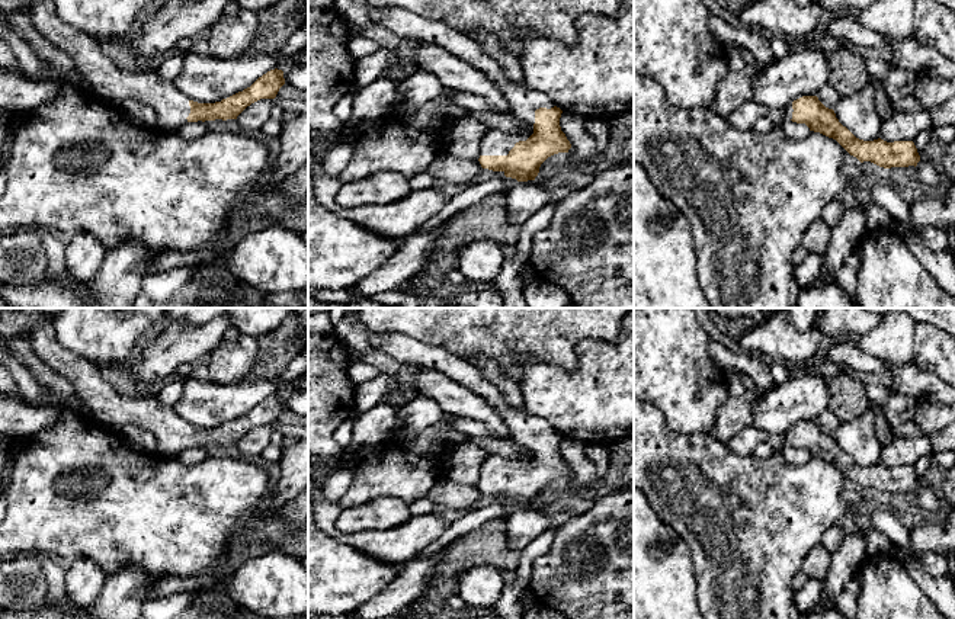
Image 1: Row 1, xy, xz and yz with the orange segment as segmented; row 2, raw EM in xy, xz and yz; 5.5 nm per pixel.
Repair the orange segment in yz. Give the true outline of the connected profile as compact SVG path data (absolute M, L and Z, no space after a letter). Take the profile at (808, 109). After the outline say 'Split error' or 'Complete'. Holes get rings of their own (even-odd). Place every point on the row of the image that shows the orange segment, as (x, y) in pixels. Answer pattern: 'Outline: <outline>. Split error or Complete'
Outline: M802 96L785 109L785 116L797 124L805 124L810 131L836 139L861 163L871 161L879 167L917 166L920 155L913 141L887 142L881 138L863 141L843 126L833 109L826 108L817 96Z. Split error

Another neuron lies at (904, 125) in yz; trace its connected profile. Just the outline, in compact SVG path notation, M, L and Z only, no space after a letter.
M898 112L882 122L879 138L887 142L913 141L920 131L933 128L924 112Z

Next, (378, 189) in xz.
M384 171L358 182L342 183L336 201L342 208L385 205L411 192L410 179L397 171Z

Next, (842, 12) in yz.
M840 6L840 7L834 7L831 10L823 10L823 16L824 19L829 19L829 17L837 17L837 19L852 19L852 17L856 17L856 12L852 10L850 7L845 7L845 6Z

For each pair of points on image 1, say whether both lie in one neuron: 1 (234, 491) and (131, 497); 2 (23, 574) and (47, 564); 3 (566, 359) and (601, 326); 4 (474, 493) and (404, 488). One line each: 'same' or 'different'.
1: same
2: different
3: same
4: different

